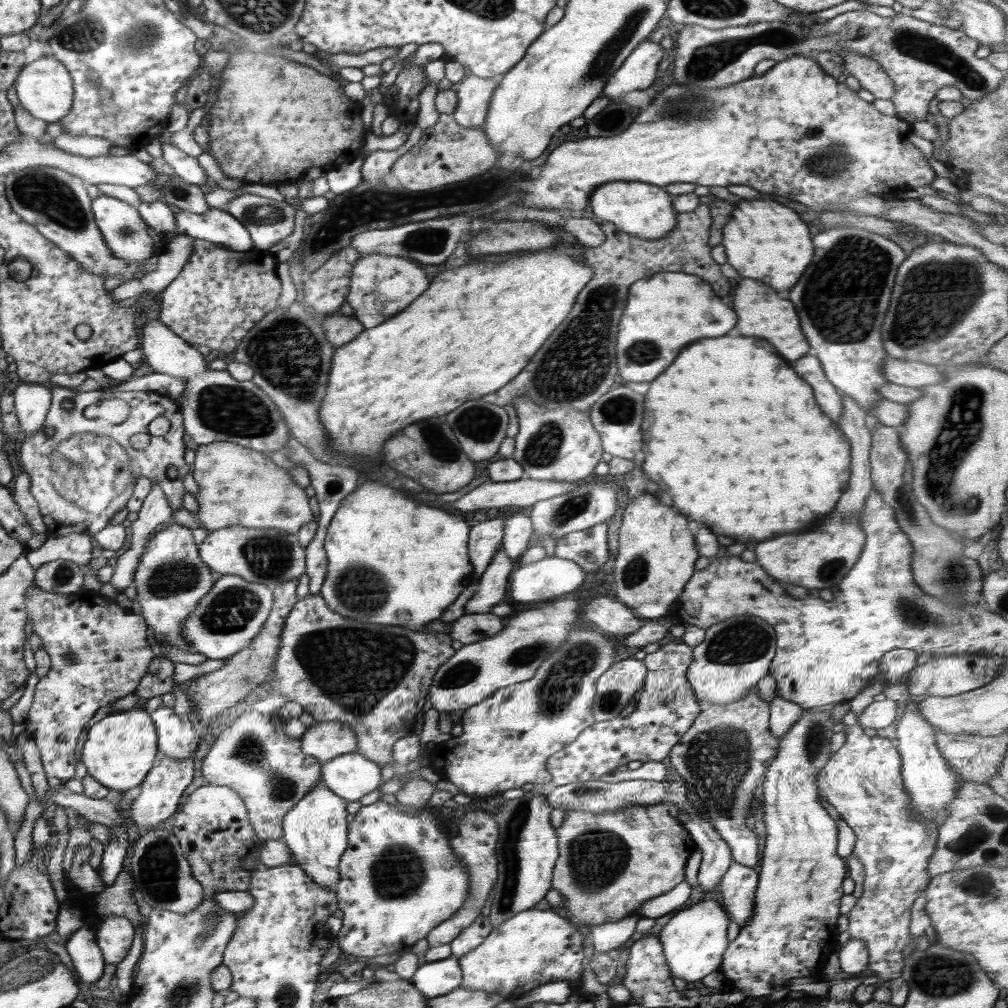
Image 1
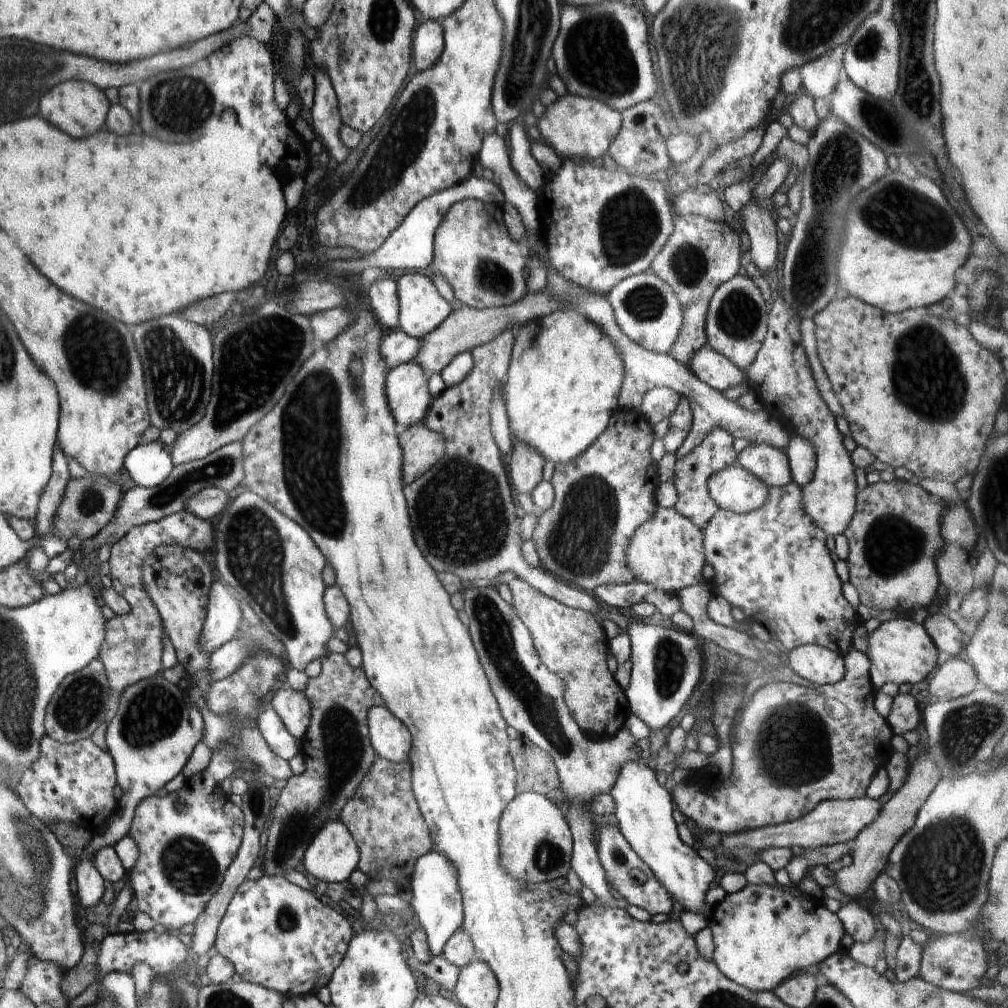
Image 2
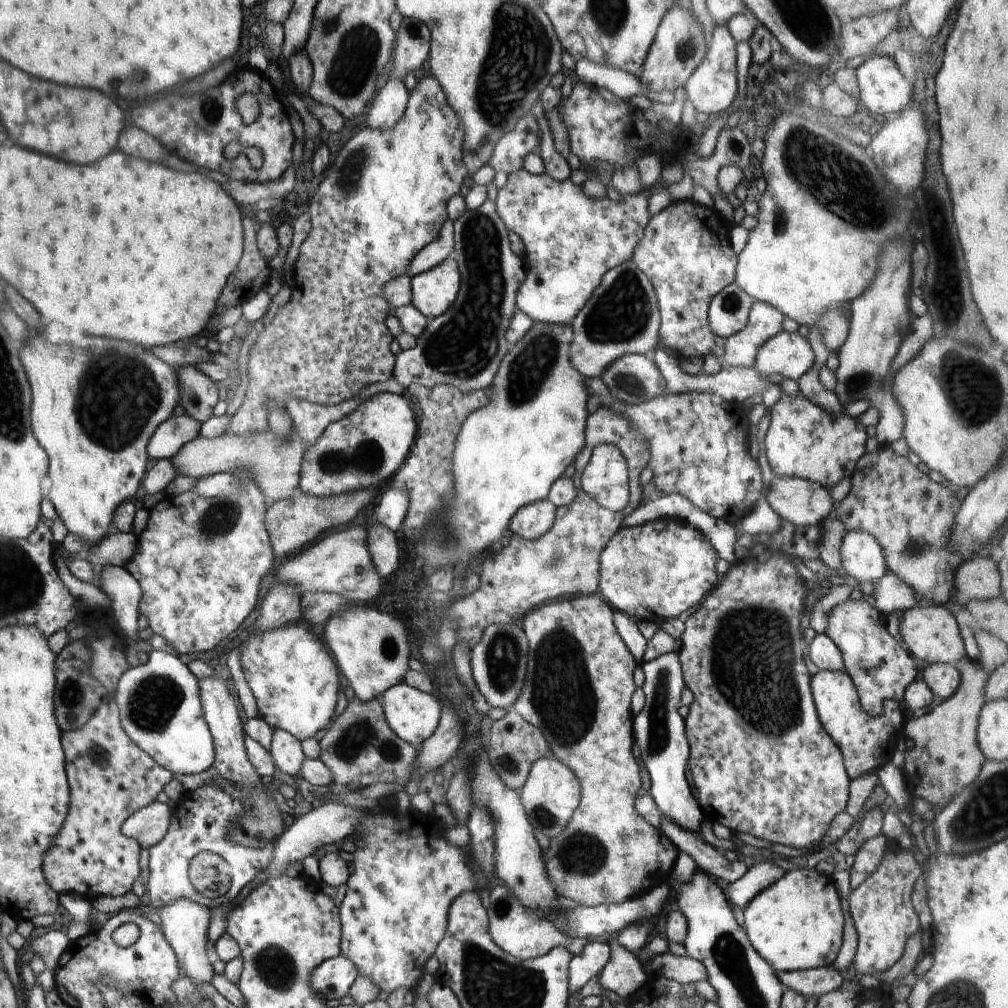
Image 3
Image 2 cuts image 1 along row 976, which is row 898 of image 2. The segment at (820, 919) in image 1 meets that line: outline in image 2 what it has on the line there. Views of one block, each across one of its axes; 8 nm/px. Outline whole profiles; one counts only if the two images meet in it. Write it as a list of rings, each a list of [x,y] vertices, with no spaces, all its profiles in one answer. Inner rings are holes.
[[[748,883],[742,890],[727,894],[724,899],[710,907],[707,927],[712,932],[714,952],[713,961],[720,972],[732,982],[753,991],[773,991],[792,974],[820,964],[833,952],[841,948],[840,941],[845,934],[842,921],[836,913],[824,907],[821,900],[806,896],[792,896],[790,888]]]

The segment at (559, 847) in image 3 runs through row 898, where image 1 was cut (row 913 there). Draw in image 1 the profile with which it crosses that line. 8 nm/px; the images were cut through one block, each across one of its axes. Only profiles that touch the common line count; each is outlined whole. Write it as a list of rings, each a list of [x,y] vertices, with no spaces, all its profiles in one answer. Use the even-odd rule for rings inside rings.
[[[658,803],[654,805],[628,805],[618,810],[604,811],[593,813],[587,810],[573,810],[567,811],[564,817],[564,822],[559,828],[556,828],[558,835],[558,858],[556,859],[552,886],[554,890],[558,890],[566,899],[562,910],[567,912],[566,918],[581,932],[583,940],[589,935],[589,930],[596,925],[604,924],[607,922],[616,922],[624,917],[630,916],[632,912],[639,909],[644,903],[648,902],[651,898],[663,895],[665,892],[672,890],[677,884],[680,884],[686,879],[685,866],[688,857],[697,849],[696,844],[691,839],[691,836],[686,831],[685,826],[676,820],[675,813],[671,806],[667,803]]]

